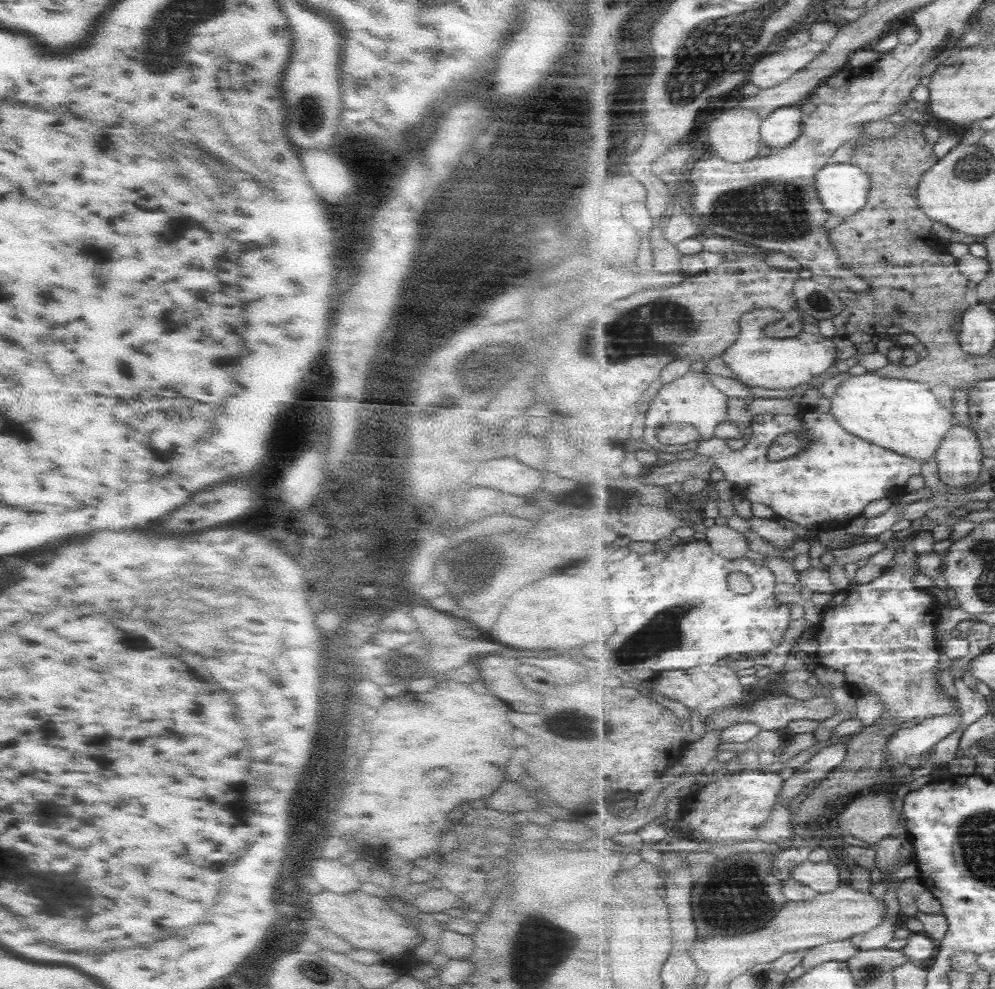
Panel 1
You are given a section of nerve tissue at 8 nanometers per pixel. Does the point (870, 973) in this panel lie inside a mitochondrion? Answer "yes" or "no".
yes

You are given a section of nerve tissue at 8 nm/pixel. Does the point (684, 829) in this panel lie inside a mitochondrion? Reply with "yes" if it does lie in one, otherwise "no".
no

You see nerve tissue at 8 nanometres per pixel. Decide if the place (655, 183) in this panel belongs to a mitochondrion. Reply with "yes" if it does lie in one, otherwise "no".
no

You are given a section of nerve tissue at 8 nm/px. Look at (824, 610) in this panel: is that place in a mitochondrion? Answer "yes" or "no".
no

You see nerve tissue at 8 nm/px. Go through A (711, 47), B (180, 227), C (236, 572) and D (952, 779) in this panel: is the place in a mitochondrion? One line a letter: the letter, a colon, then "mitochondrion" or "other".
A: mitochondrion
B: mitochondrion
C: other
D: other

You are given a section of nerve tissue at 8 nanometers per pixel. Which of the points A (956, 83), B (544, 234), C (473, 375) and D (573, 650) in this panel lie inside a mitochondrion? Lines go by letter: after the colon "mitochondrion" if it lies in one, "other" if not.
A: other
B: mitochondrion
C: mitochondrion
D: other

